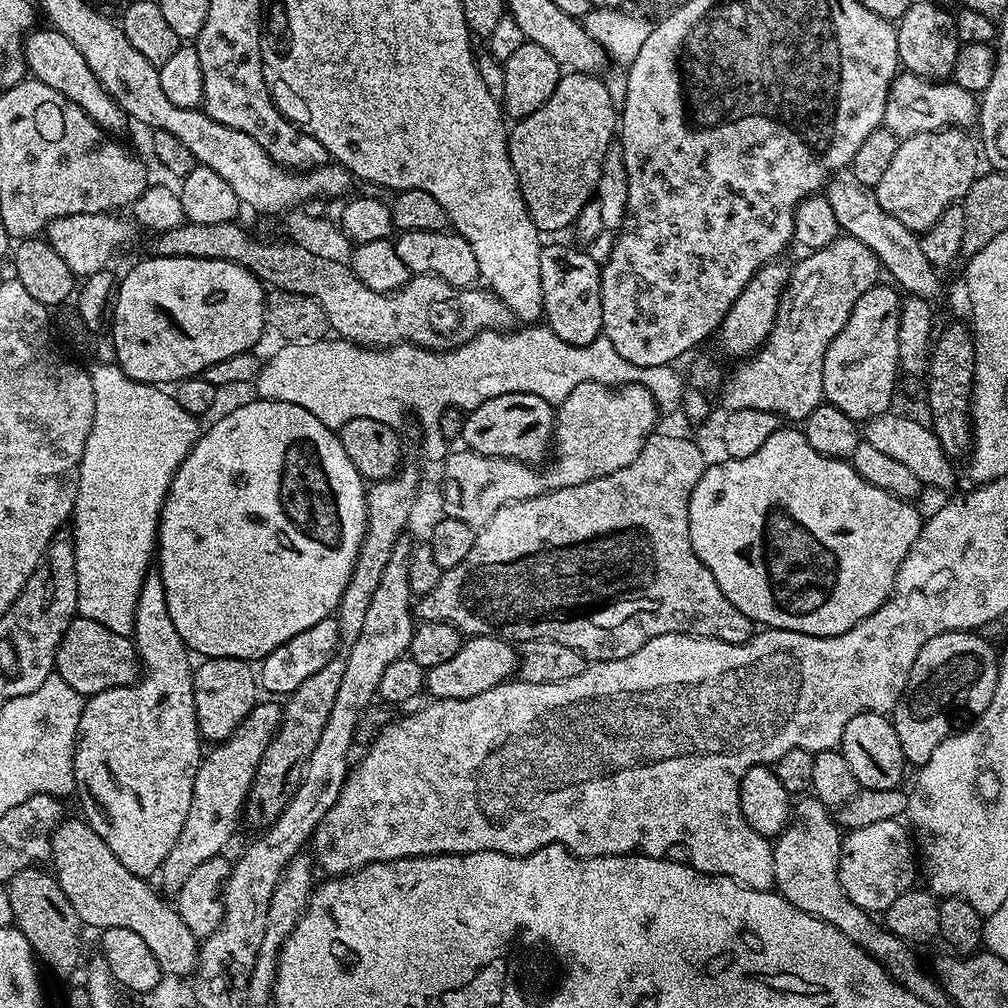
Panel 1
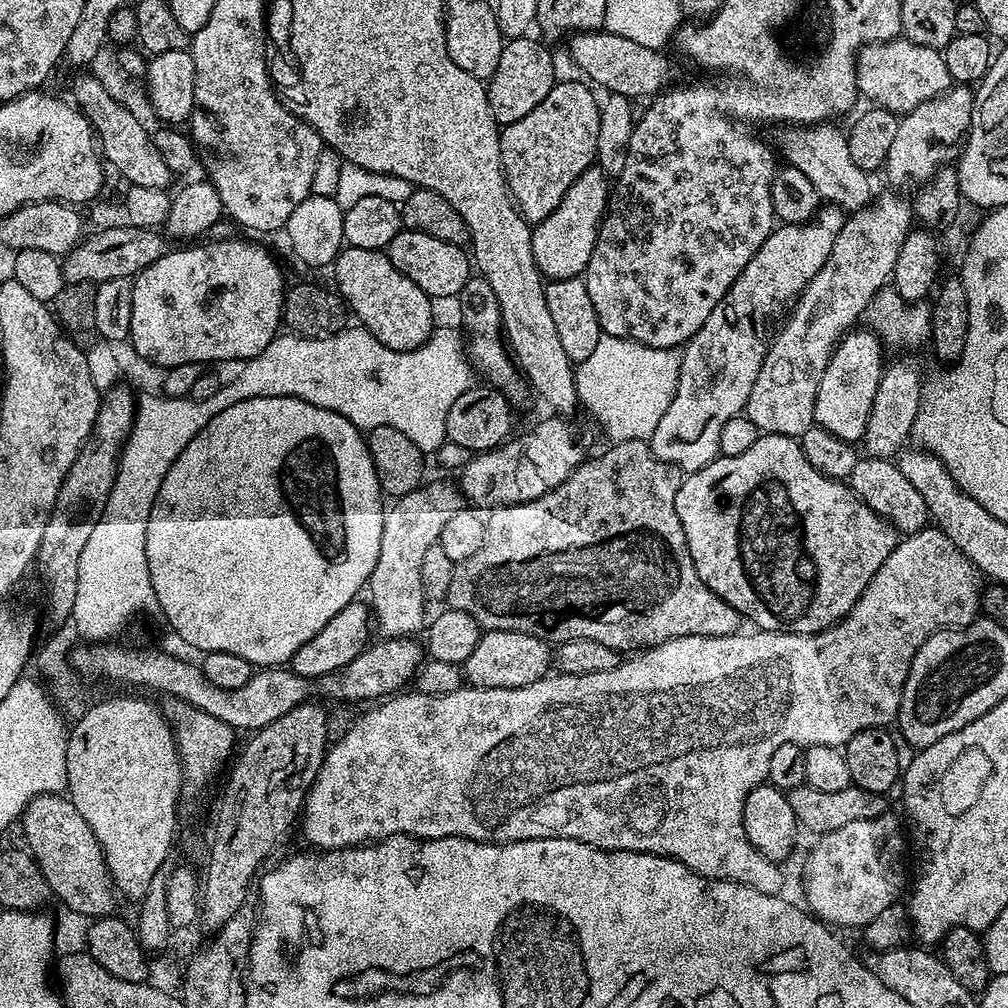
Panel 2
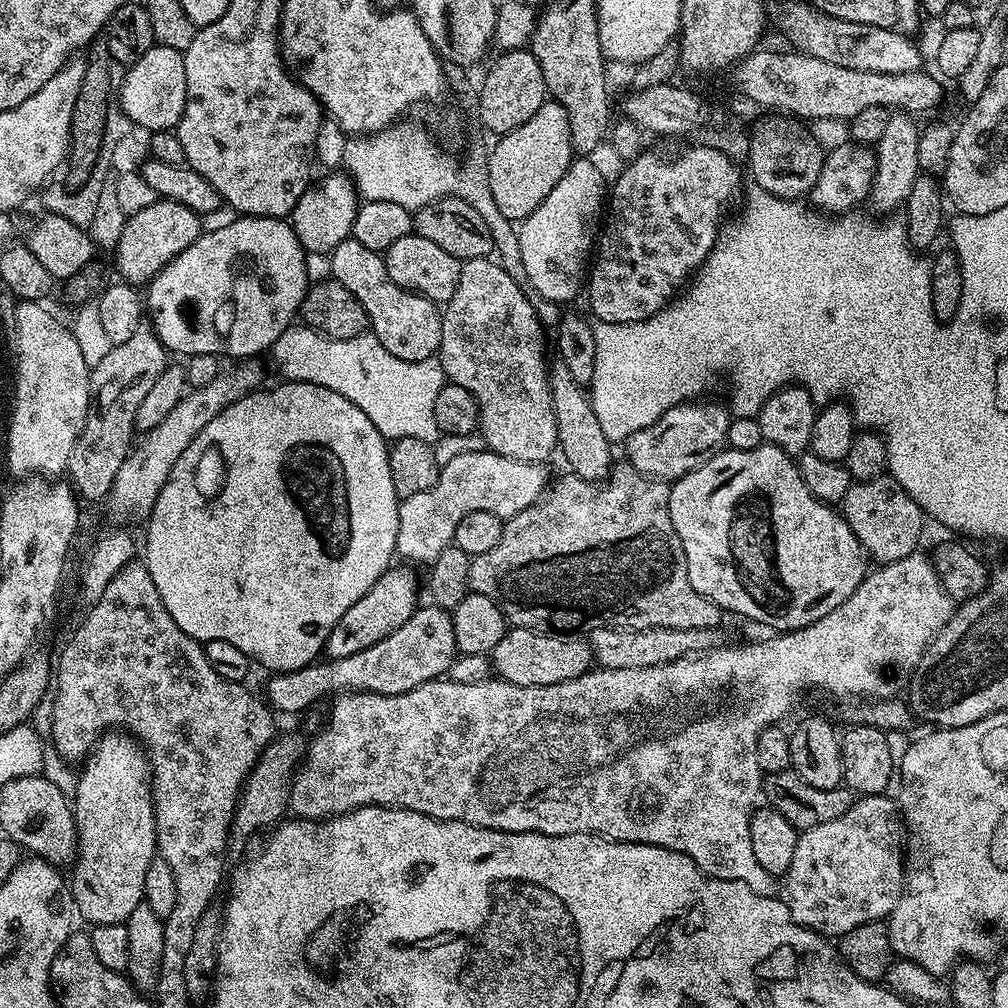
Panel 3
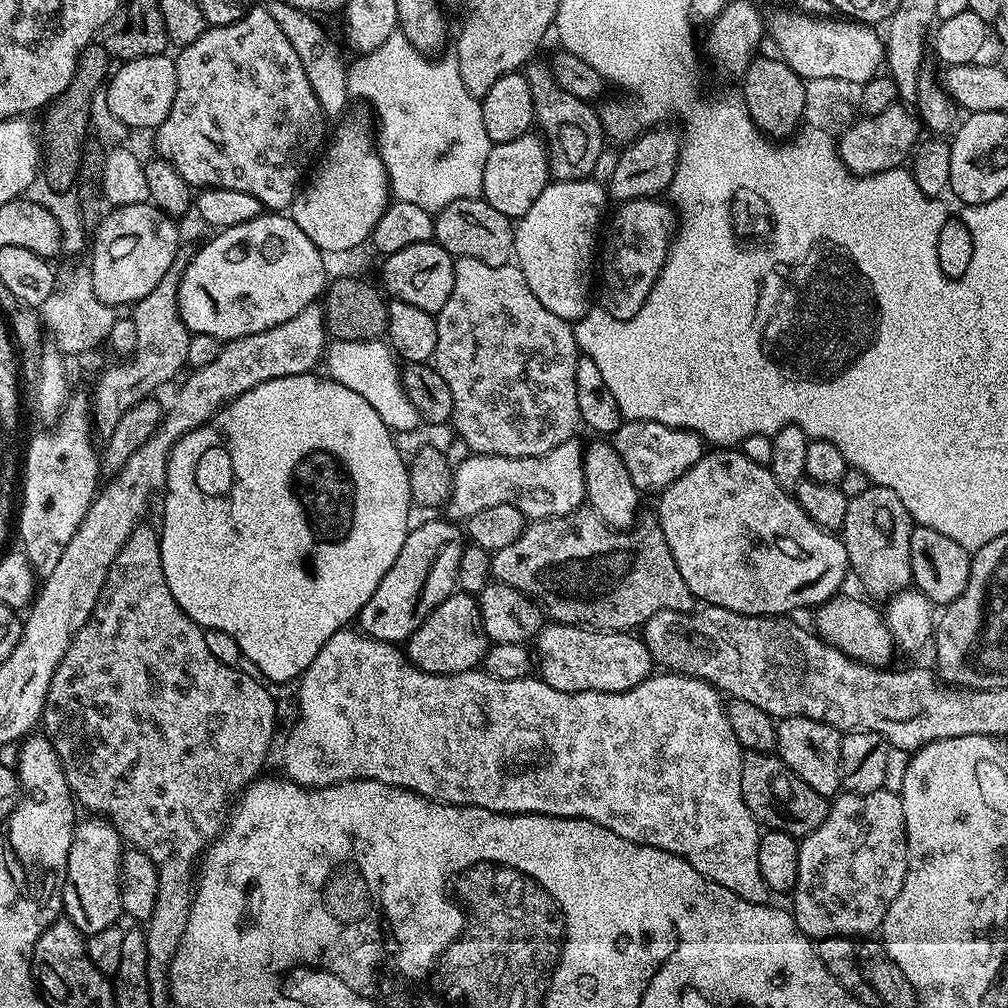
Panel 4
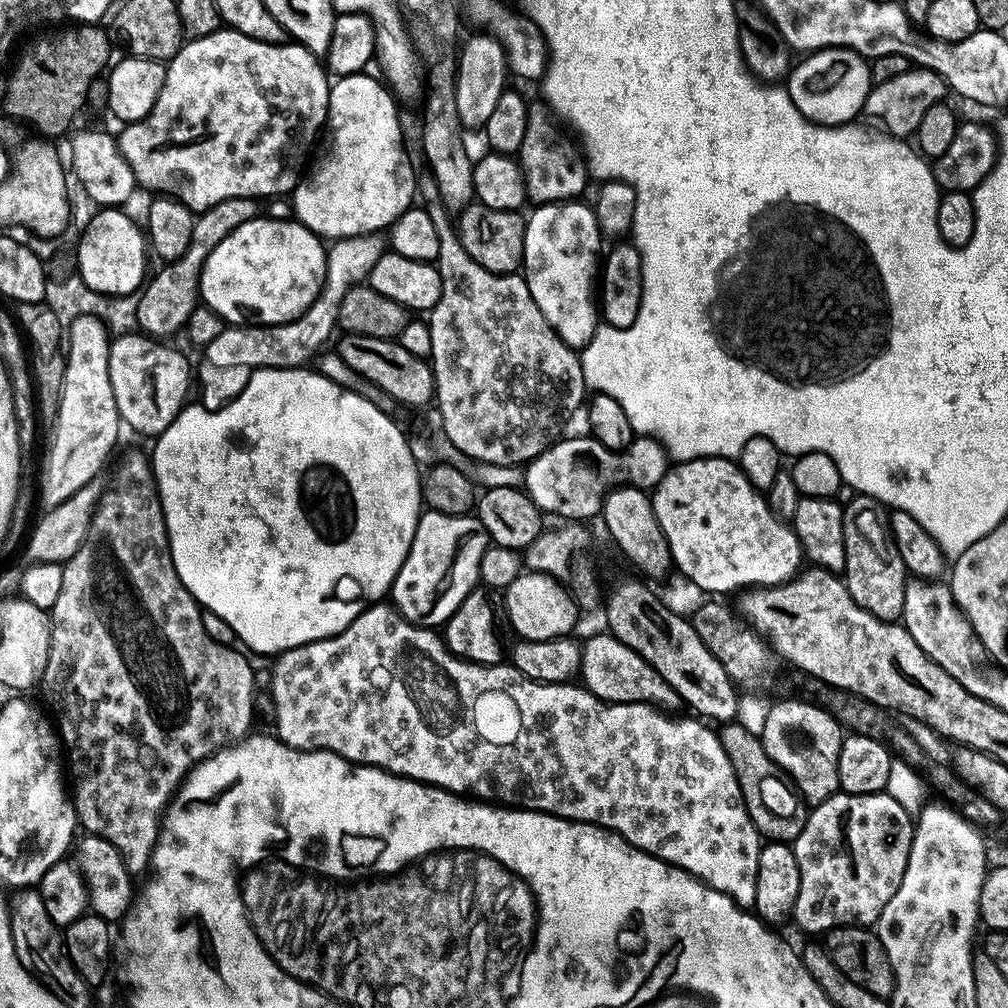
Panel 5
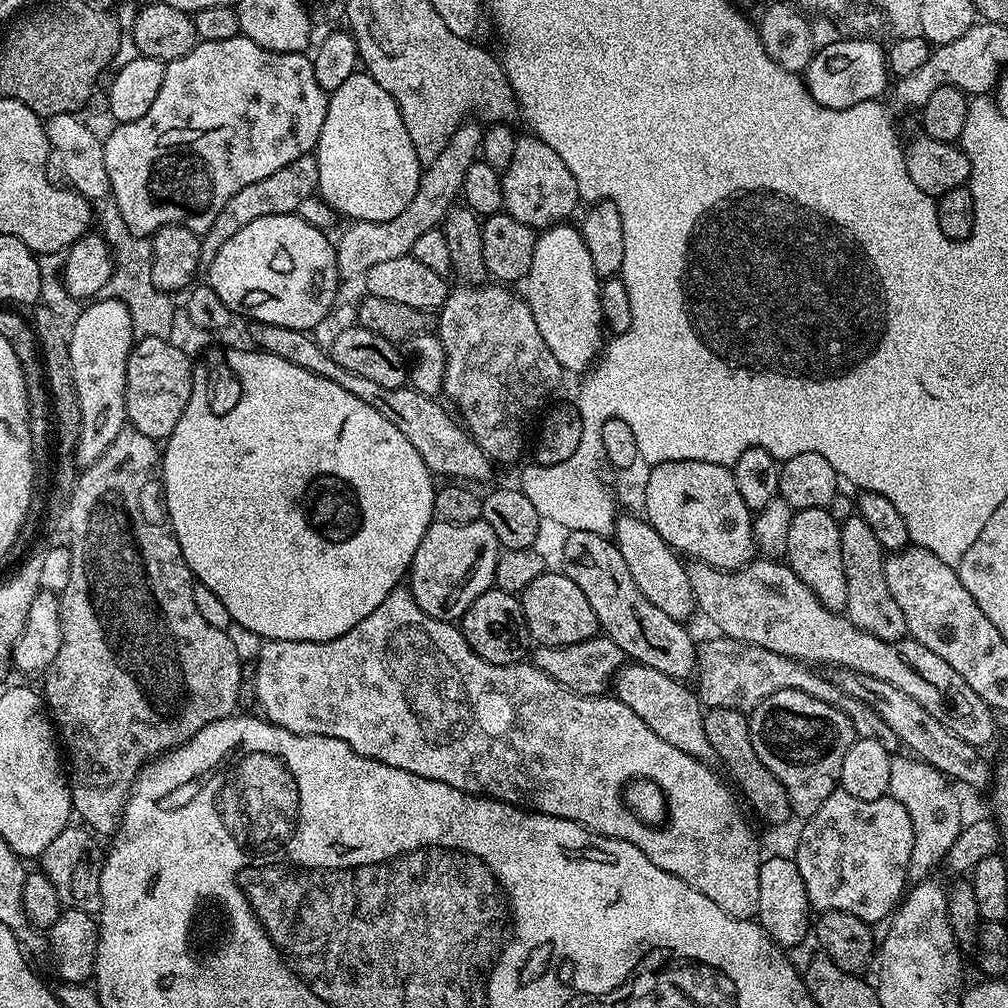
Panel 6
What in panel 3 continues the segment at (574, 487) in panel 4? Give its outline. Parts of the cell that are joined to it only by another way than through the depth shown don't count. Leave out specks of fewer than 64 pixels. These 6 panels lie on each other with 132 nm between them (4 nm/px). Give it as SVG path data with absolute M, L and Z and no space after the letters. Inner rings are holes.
M487 450L460 452L448 461L445 459L438 482L434 482L430 490L422 490L422 494L410 494L410 498L401 500L396 556L412 566L431 566L438 554L442 554L442 550L453 543L454 530L458 530L458 522L462 522L466 514L474 514L474 510L486 510L506 522L514 514L538 503L550 484L544 467L543 463L522 462Z

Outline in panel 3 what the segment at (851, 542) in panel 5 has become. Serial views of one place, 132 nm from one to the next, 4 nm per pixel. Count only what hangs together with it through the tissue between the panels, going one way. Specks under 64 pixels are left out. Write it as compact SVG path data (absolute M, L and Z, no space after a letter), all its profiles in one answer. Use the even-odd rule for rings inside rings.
M883 474L872 481L853 482L842 501L844 521L854 530L865 553L877 565L898 562L921 547L920 535L924 532L926 517L918 502L900 488L891 475Z

